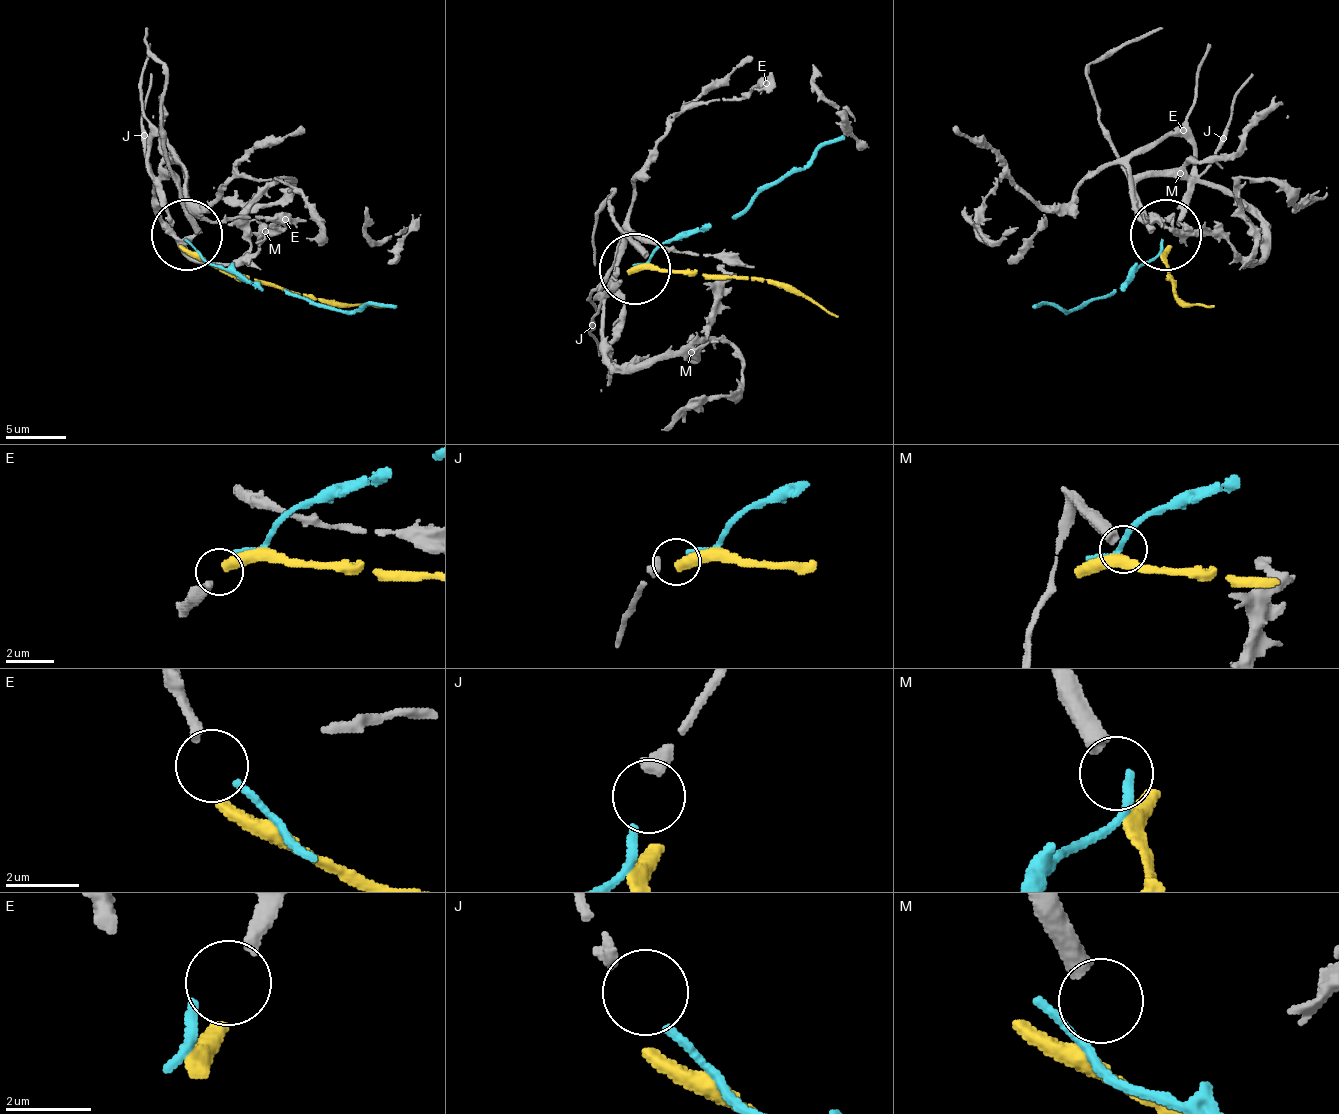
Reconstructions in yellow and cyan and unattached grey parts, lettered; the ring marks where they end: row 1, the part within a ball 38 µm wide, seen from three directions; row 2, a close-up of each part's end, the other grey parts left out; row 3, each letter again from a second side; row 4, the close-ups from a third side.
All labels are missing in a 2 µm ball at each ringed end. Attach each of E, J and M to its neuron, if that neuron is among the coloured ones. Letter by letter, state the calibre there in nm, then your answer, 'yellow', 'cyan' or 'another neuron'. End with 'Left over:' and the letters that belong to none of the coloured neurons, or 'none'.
E: 320 nm | yellow
J: 360 nm | cyan
M: 480 nm | another neuron
Left over: M

